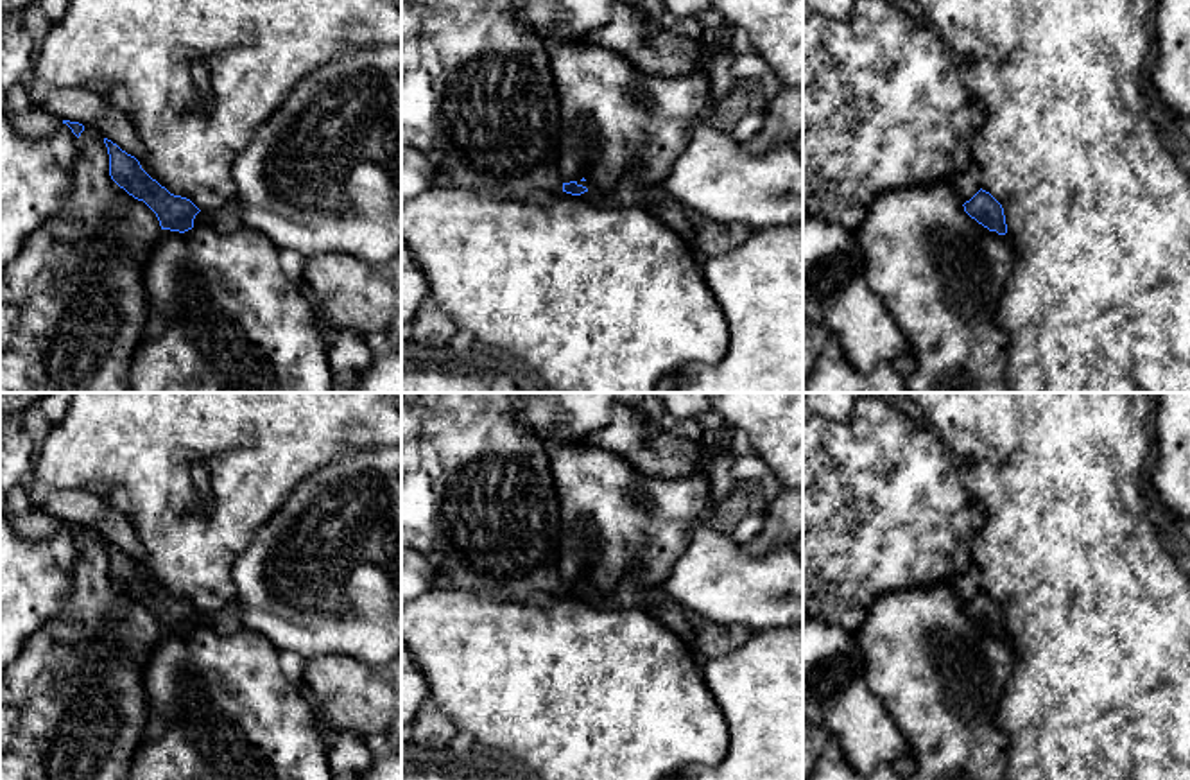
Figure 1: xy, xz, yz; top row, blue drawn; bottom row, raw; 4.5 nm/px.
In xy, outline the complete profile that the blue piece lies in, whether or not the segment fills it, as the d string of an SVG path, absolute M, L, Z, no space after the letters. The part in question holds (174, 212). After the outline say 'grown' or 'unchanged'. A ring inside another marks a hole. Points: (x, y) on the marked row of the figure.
M104 138L109 154L109 176L129 195L143 201L158 217L161 230L185 233L197 224L211 224L220 233L242 230L242 212L237 199L211 212L199 210L190 199L170 194L152 179L140 161Z | grown

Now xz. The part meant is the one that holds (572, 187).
M625 174L622 181L609 192L600 192L584 178L581 181L563 183L563 192L579 195L591 206L599 208L643 206L667 228L676 231L686 244L692 246L695 240L695 230L688 221L685 206L661 188L638 186L629 174Z | grown

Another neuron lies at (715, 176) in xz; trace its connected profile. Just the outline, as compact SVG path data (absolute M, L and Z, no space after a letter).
M711 122L694 129L686 149L658 188L668 192L685 210L694 210L713 222L746 224L755 231L803 226L803 156L785 145L755 156L746 143Z

